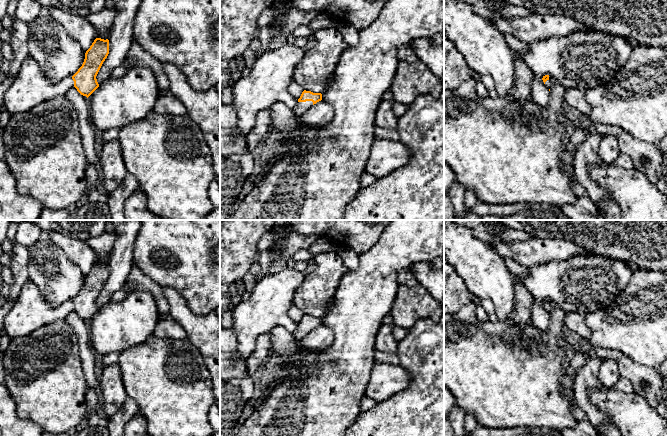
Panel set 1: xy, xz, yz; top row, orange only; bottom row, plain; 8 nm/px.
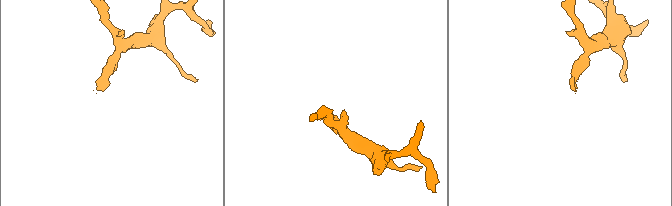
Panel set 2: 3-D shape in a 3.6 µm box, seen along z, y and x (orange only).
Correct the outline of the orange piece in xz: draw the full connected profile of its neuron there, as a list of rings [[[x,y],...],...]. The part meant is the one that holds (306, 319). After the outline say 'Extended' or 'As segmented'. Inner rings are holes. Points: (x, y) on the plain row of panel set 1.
[[[304,314],[298,323],[298,327],[292,332],[293,336],[301,340],[303,339],[312,329],[322,324],[321,317],[313,317],[311,315]]]. Extended

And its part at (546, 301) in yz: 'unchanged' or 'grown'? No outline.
grown

